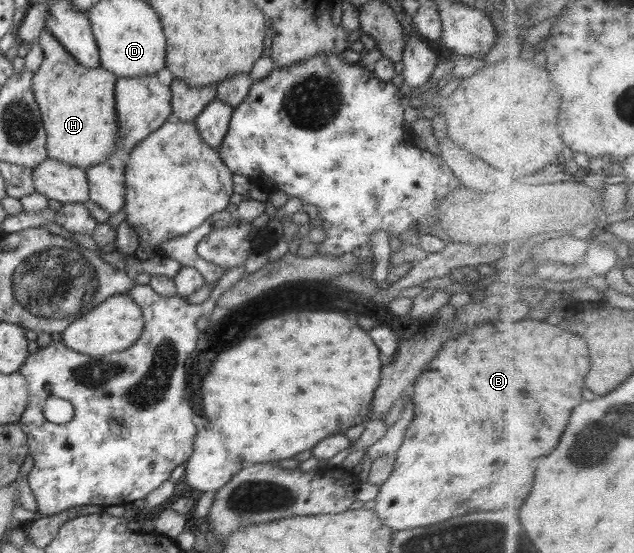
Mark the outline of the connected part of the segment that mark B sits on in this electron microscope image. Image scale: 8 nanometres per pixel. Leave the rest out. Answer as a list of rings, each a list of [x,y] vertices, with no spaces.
[[[522,320],[522,324],[484,324],[460,338],[446,340],[438,358],[434,358],[428,364],[426,372],[422,372],[422,376],[415,380],[414,388],[409,388],[409,390],[414,390],[412,402],[416,404],[416,414],[414,414],[416,418],[410,422],[410,426],[406,430],[404,444],[400,446],[400,450],[396,454],[398,458],[395,460],[390,476],[384,484],[379,486],[379,494],[375,498],[376,504],[372,508],[379,519],[392,530],[406,530],[406,528],[438,524],[438,522],[450,520],[454,516],[466,514],[470,510],[484,510],[484,512],[486,510],[508,510],[508,508],[516,510],[516,508],[524,506],[524,502],[528,500],[530,492],[536,486],[536,472],[540,466],[538,460],[550,456],[558,448],[564,432],[570,426],[574,408],[584,402],[586,376],[592,370],[592,358],[590,358],[592,351],[588,344],[589,340],[580,334],[566,332],[564,328],[554,328],[554,324],[538,324],[536,320]]]

